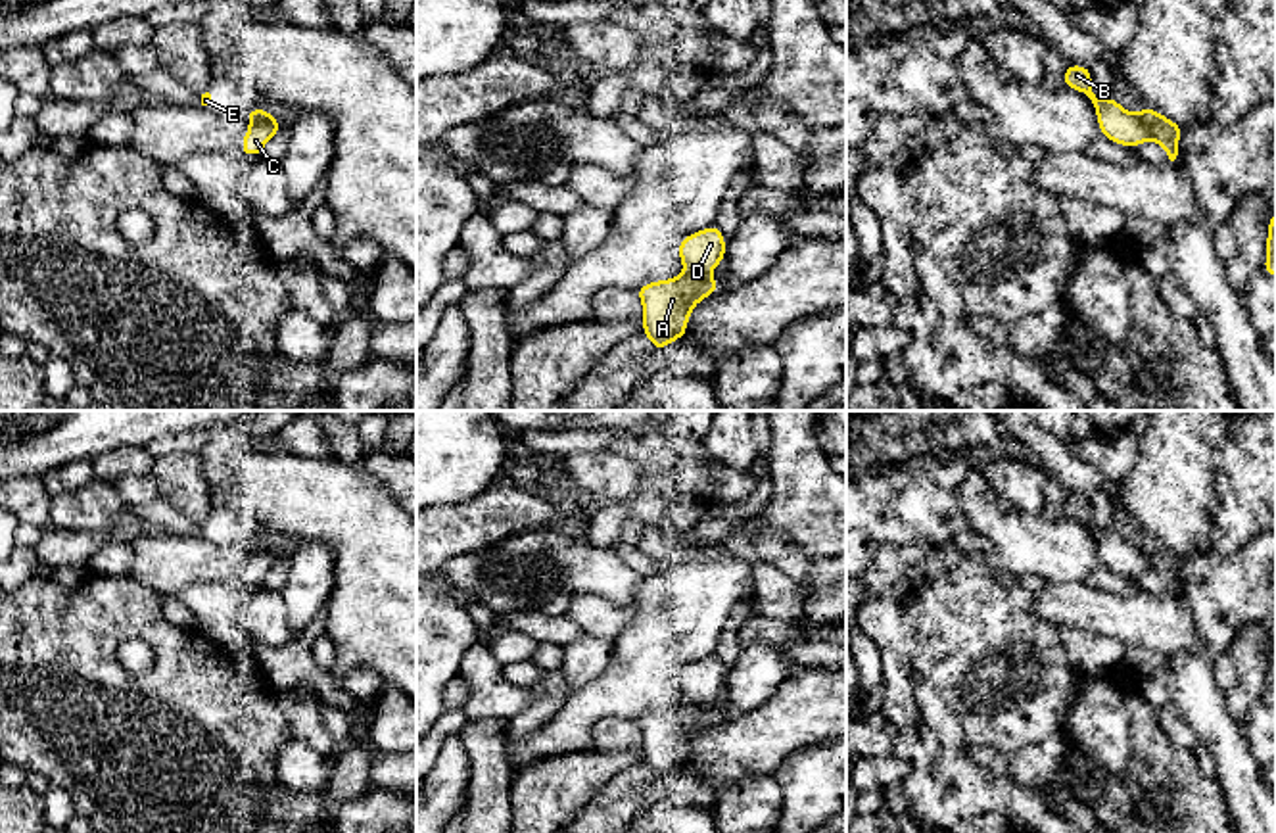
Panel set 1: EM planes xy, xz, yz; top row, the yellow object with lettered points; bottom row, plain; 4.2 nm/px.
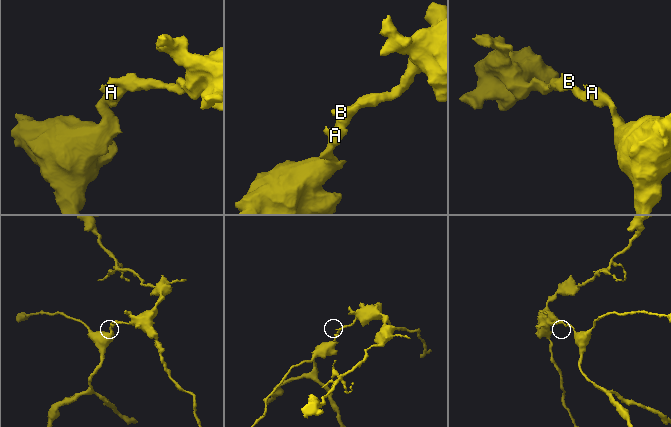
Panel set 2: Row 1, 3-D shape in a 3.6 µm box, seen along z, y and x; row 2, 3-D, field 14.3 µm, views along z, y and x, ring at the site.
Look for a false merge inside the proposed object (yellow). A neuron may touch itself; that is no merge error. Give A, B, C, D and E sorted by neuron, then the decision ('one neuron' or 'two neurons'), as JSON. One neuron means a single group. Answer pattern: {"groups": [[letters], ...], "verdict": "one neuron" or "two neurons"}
{"groups": [["A", "E"], ["B", "C", "D"]], "verdict": "two neurons"}

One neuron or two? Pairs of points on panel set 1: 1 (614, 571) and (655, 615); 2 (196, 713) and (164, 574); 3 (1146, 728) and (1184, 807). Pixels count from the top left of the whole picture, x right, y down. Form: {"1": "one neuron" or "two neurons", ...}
{"1": "two neurons", "2": "two neurons", "3": "one neuron"}

